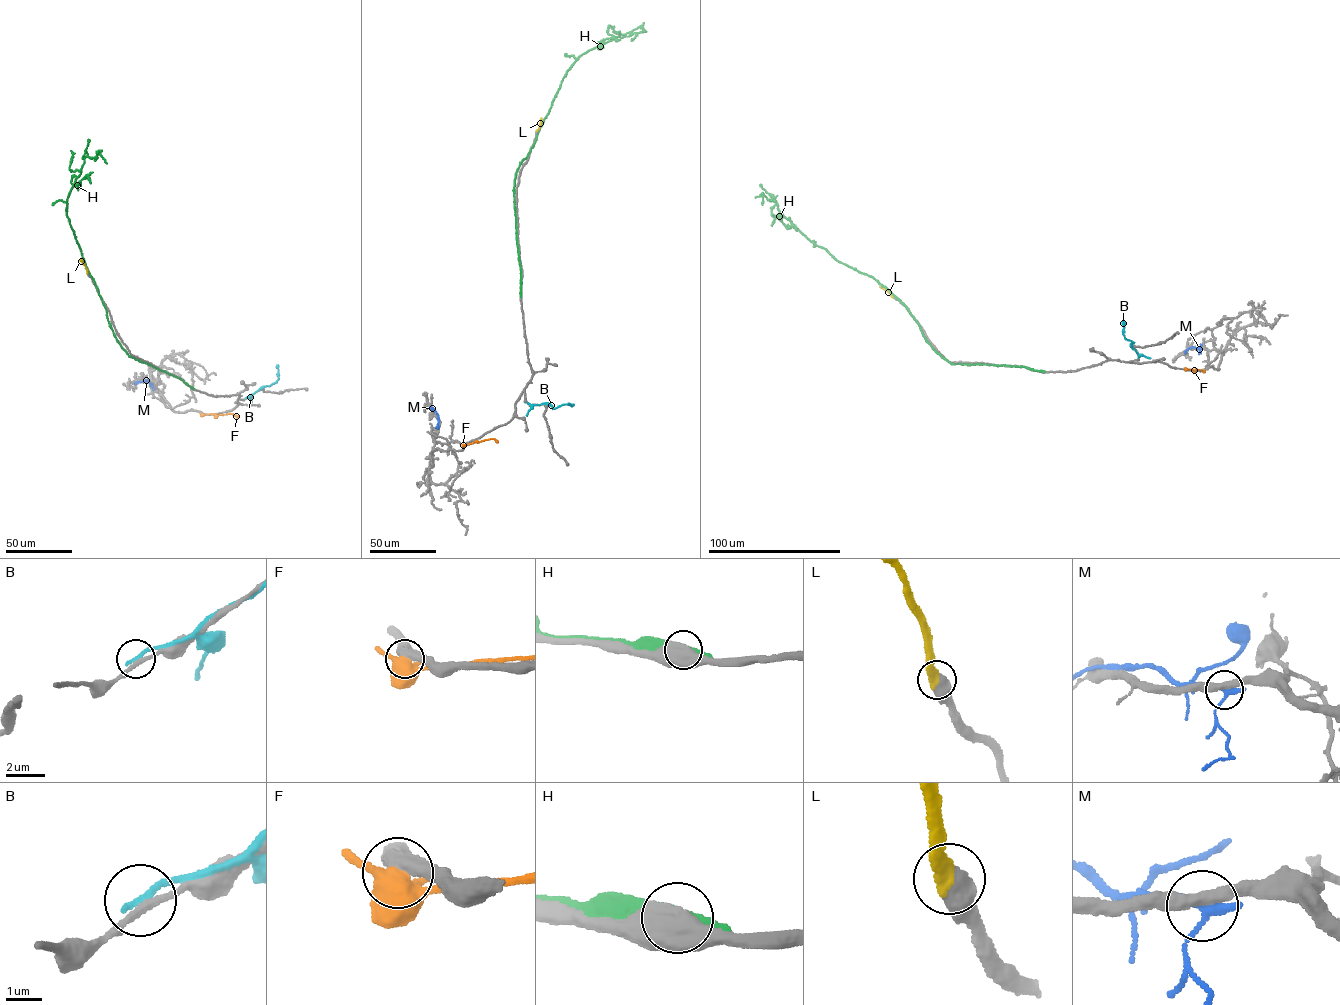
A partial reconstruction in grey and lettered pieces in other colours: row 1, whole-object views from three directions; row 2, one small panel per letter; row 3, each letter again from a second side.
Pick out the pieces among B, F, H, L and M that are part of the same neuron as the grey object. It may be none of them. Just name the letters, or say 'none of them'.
L

